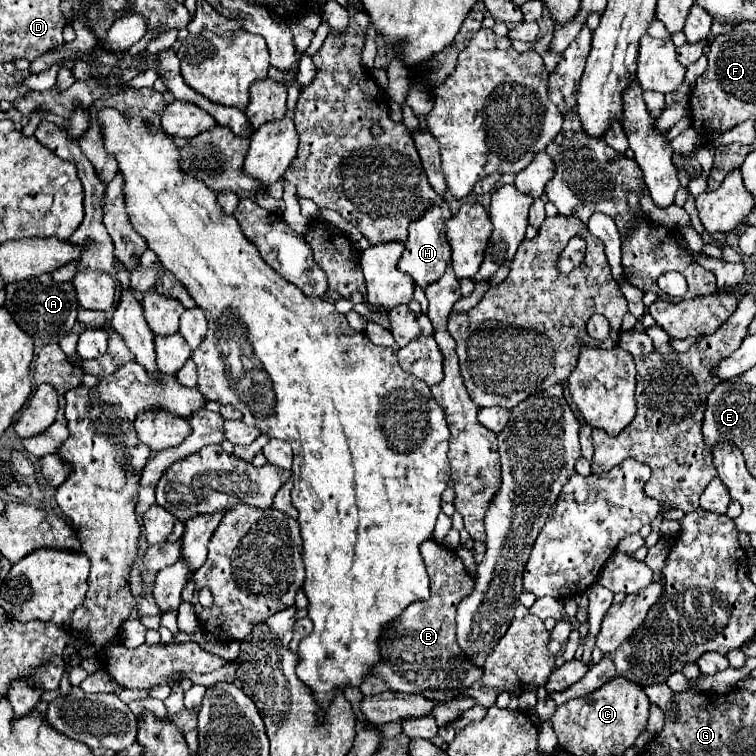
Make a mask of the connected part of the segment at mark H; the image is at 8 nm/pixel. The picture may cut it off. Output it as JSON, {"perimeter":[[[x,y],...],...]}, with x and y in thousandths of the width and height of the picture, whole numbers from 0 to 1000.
{"perimeter":[[[589,267],[583,275],[573,272],[567,280],[560,283],[560,288],[554,288],[552,294],[546,294],[541,299],[541,317],[536,323],[536,333],[525,349],[525,354],[530,354],[530,360],[541,362],[549,373],[549,378],[554,381],[565,381],[567,376],[578,373],[589,357],[591,357],[591,349],[597,347],[597,328],[594,328],[594,320],[589,315],[589,294],[597,288],[597,278],[594,278],[594,270]]]}

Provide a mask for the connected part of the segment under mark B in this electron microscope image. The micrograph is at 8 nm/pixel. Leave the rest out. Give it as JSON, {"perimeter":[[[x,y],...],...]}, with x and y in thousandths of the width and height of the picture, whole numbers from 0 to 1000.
{"perimeter":[[[565,714],[557,720],[557,733],[570,765],[570,791],[567,796],[544,799],[528,820],[509,831],[501,847],[507,870],[493,889],[522,915],[557,918],[575,929],[594,929],[607,923],[639,889],[639,884],[631,884],[620,870],[612,870],[615,862],[604,857],[602,844],[604,799],[626,780],[626,765],[615,757],[602,728],[583,725],[578,717]]]}

